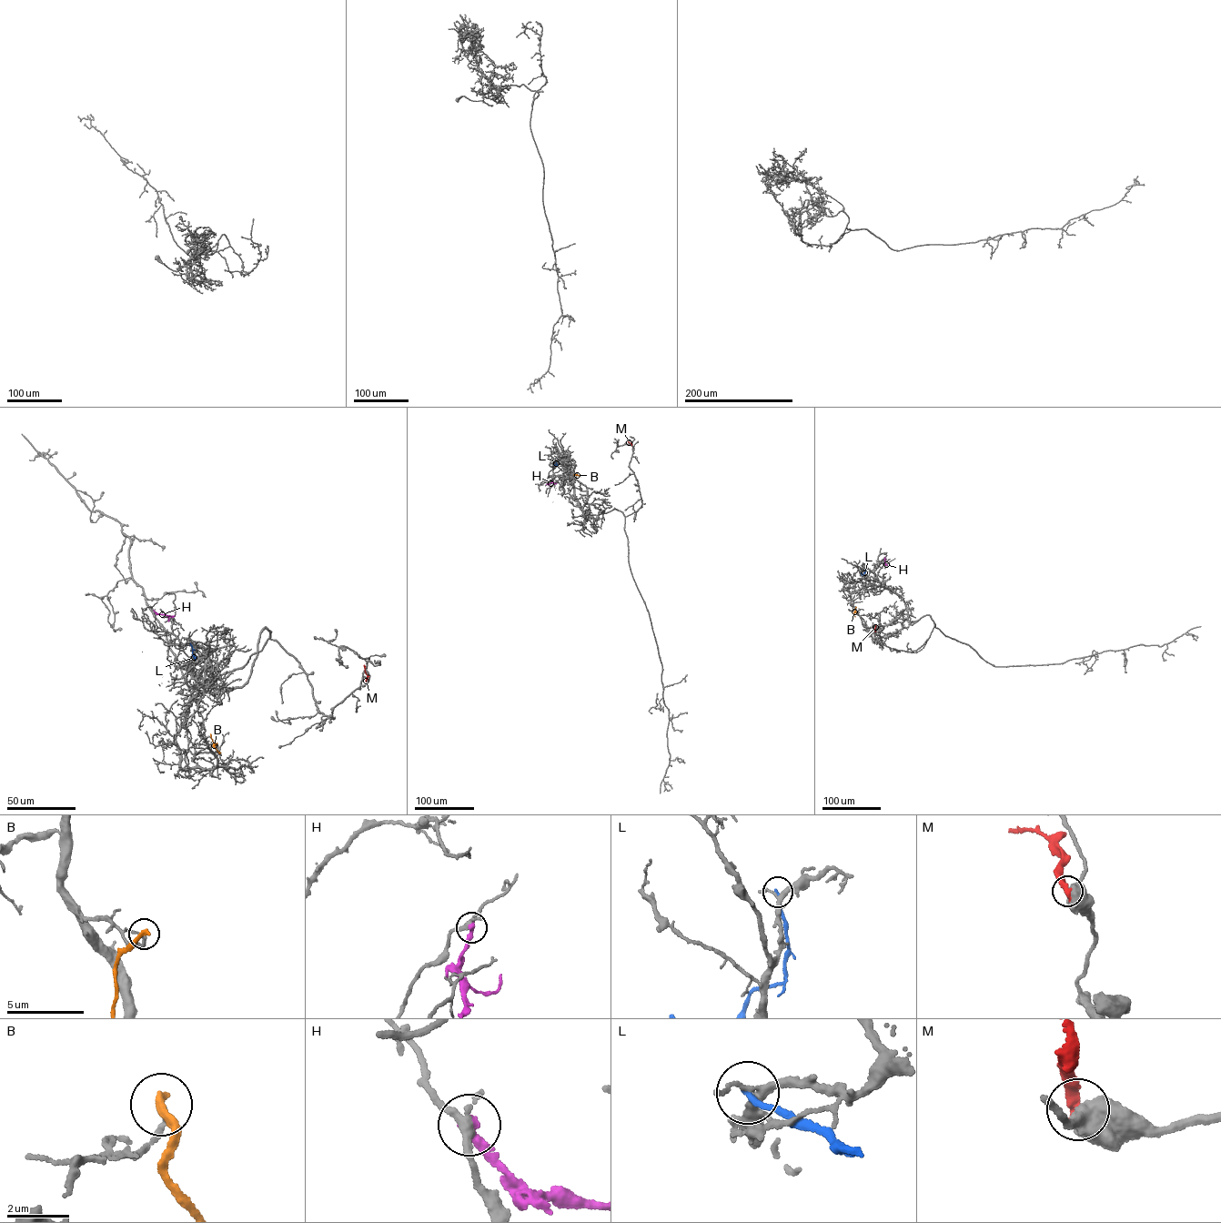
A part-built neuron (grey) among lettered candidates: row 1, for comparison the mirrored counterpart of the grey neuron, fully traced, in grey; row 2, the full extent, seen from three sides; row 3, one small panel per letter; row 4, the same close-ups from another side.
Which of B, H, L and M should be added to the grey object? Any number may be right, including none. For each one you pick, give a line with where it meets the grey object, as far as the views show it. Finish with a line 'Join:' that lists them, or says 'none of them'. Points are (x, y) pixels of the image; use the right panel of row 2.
Join: none of them

